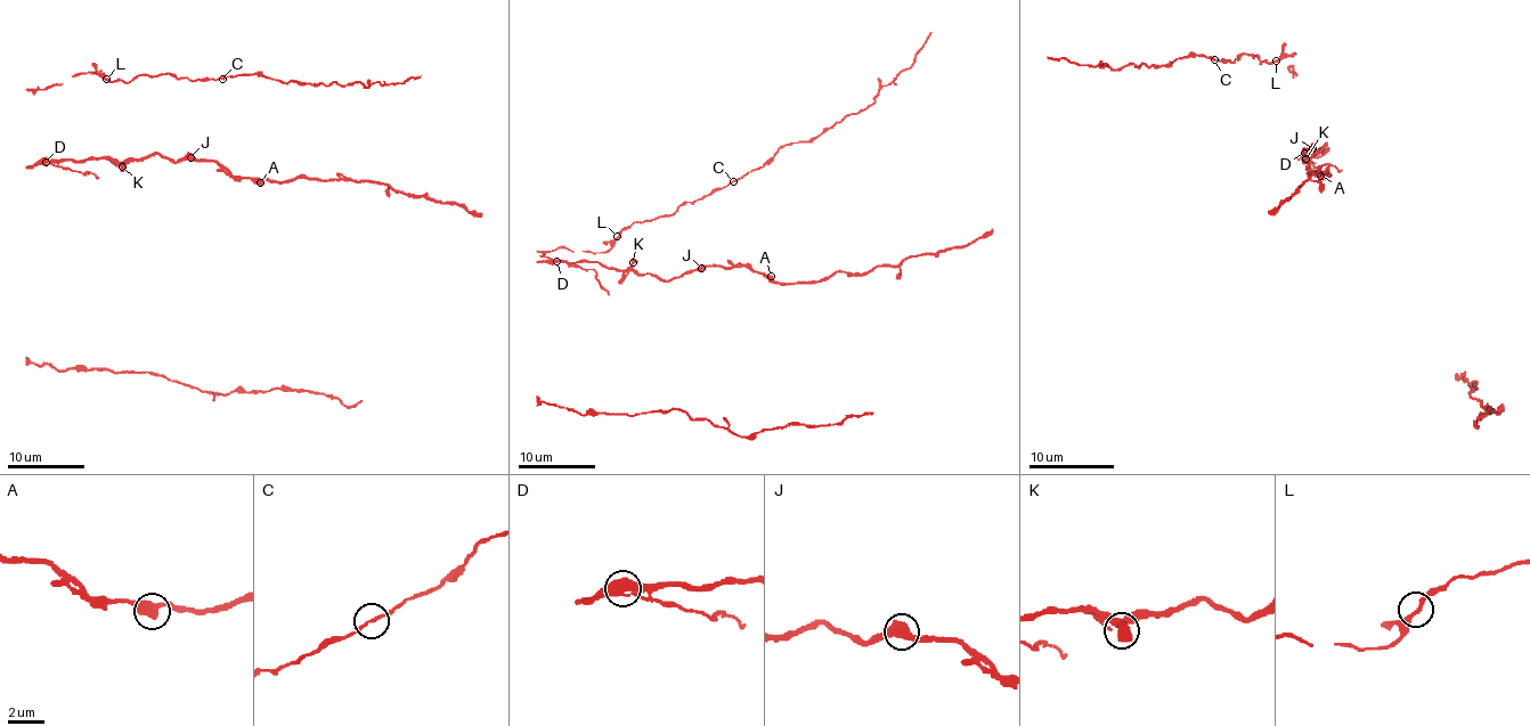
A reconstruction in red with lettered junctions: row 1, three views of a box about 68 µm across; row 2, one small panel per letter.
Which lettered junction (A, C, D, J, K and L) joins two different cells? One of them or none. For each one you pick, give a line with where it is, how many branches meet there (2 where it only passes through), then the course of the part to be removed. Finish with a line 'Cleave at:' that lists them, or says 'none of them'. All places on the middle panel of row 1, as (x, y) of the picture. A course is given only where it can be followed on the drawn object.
D: (556, 261) | 2 | (556, 261), (591, 268), (610, 295)
Cleave at: D

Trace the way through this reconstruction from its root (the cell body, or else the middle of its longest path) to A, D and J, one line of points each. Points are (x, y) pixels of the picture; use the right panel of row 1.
A: (1334, 166), (1317, 166), (1305, 149), (1315, 149), (1315, 154), (1325, 144), (1310, 152), (1310, 169), (1320, 176)
D: (1334, 166), (1317, 166), (1303, 152)
J: (1334, 166), (1317, 166), (1303, 152), (1315, 149), (1315, 154), (1325, 144), (1317, 152), (1312, 148)

